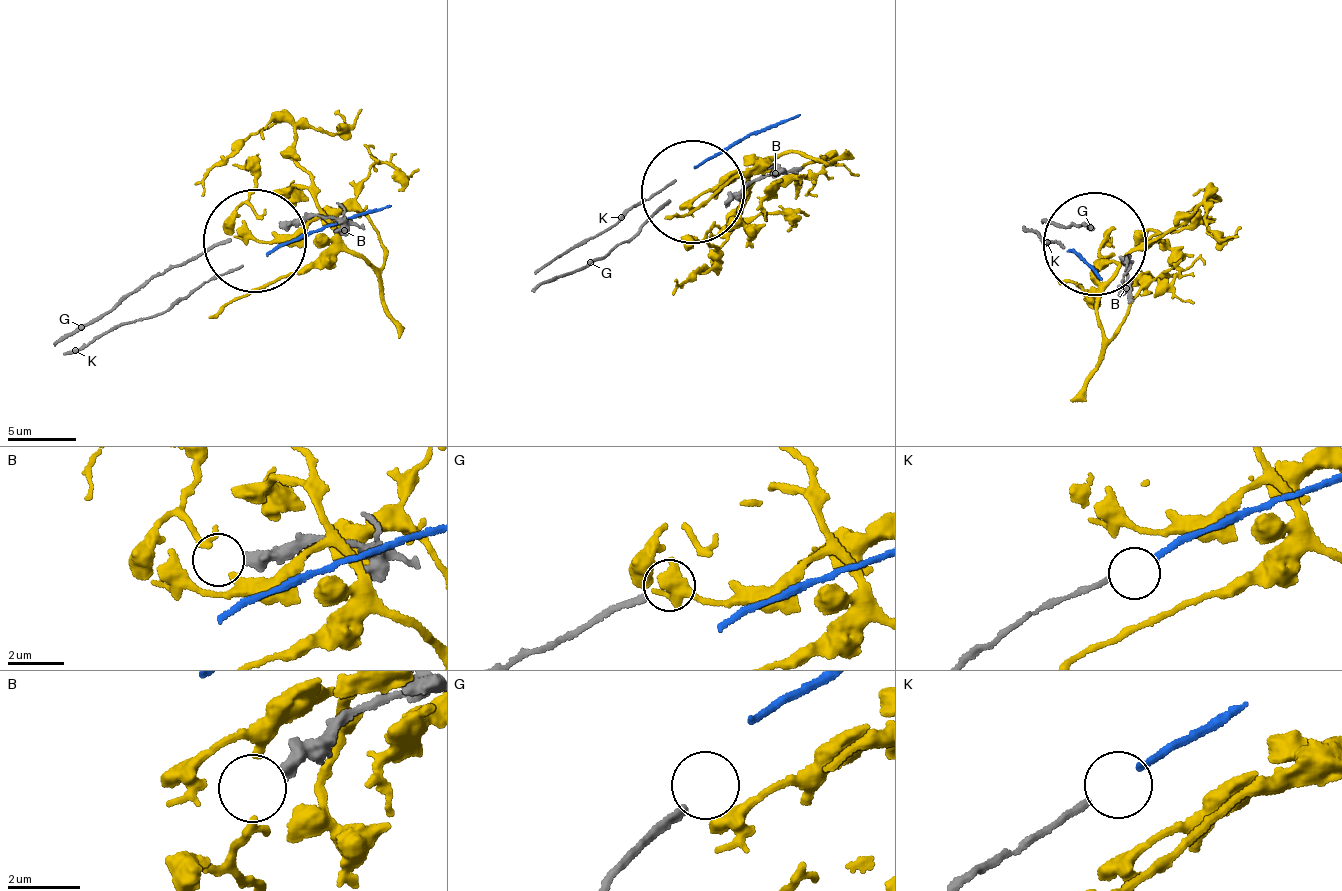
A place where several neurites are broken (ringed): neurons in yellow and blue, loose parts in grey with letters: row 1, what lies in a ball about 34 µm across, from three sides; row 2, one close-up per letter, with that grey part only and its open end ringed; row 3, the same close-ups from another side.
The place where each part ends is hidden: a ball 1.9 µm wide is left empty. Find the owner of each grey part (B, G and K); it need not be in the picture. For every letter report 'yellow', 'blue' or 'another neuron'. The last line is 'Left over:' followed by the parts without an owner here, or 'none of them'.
B: another neuron
G: another neuron
K: blue
Left over: B, G

